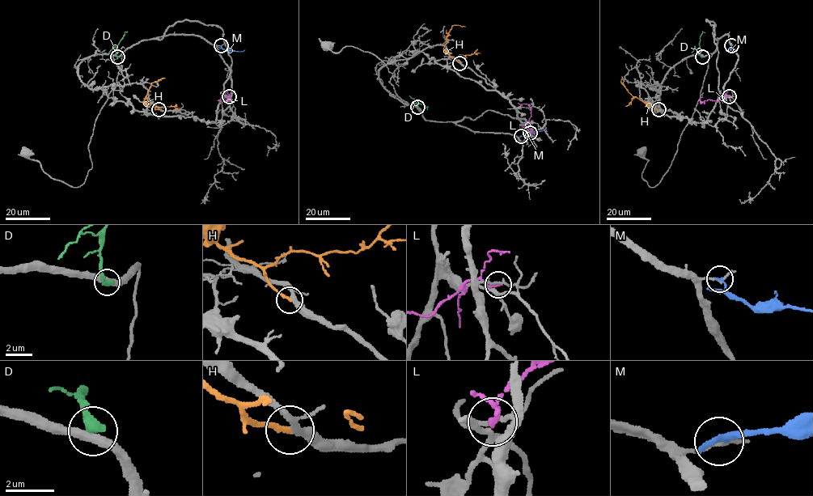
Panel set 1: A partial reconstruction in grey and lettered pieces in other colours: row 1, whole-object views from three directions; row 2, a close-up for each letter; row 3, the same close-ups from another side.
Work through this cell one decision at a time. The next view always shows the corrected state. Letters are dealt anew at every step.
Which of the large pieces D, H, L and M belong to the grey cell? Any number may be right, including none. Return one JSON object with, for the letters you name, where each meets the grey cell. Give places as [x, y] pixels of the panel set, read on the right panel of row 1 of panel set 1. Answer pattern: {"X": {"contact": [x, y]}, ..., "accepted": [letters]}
{"accepted": []}

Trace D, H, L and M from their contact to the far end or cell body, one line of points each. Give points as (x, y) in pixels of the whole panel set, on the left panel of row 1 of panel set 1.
D: (116, 57), (116, 48), (127, 32)
H: (159, 109), (143, 102), (152, 82), (164, 78)
L: (229, 95), (229, 102), (218, 100)
M: (221, 46), (226, 50), (244, 49)

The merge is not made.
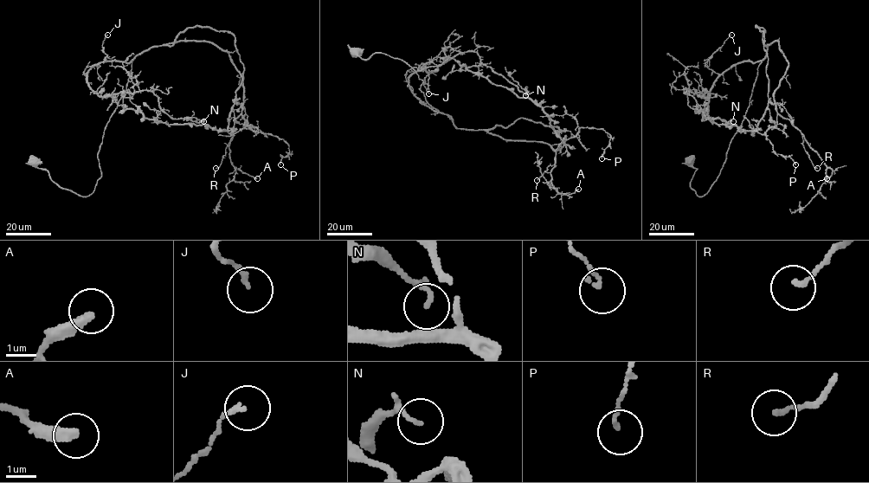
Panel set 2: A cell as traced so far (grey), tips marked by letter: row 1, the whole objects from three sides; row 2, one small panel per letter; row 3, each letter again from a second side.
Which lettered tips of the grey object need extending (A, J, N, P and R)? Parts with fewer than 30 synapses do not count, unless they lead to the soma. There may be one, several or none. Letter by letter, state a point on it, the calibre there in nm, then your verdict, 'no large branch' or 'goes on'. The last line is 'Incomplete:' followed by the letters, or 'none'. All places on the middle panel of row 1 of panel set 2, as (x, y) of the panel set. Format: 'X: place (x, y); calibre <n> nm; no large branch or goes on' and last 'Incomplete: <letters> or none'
A: place (578, 189); calibre 380 nm; no large branch
J: place (428, 93); calibre 140 nm; no large branch
N: place (525, 95); calibre 140 nm; no large branch
P: place (601, 158); calibre 130 nm; no large branch
R: place (537, 180); calibre 160 nm; no large branch
Incomplete: none

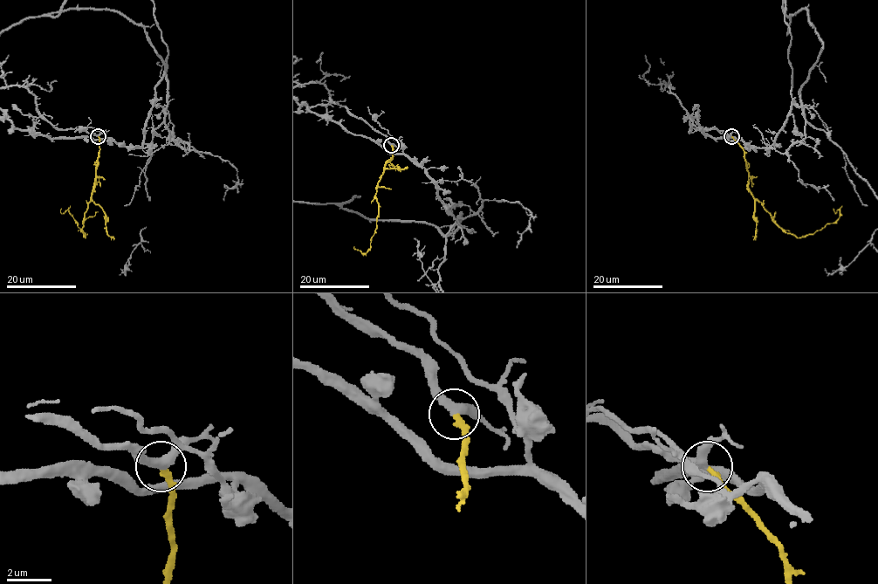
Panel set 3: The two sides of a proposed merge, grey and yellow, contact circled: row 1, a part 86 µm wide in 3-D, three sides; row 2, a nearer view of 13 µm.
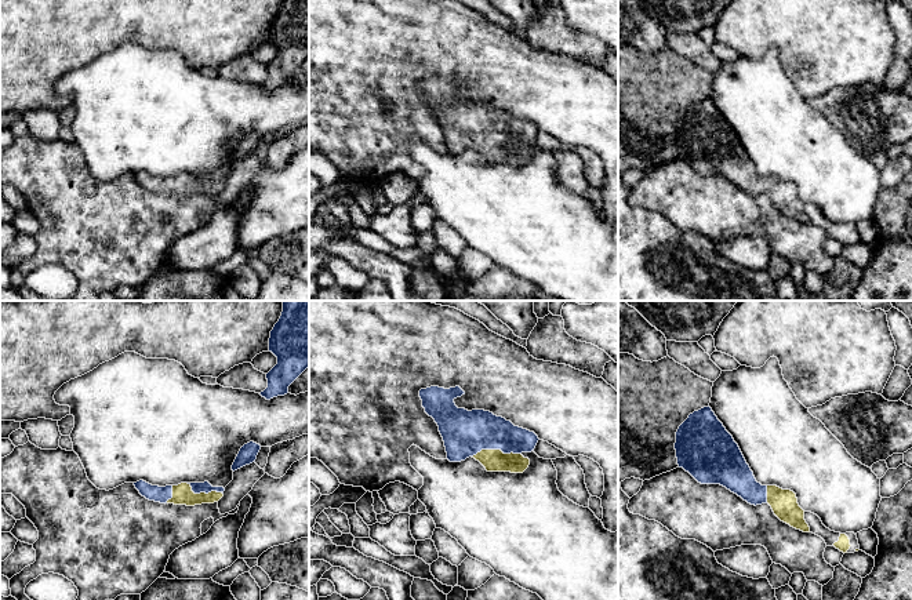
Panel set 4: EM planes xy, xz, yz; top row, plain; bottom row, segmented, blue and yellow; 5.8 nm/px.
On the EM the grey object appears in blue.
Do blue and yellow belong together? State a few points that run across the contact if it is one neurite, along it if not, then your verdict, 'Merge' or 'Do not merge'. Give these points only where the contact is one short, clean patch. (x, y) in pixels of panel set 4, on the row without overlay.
Line: xz (465, 124), (479, 124), (496, 140), (493, 151). Merge

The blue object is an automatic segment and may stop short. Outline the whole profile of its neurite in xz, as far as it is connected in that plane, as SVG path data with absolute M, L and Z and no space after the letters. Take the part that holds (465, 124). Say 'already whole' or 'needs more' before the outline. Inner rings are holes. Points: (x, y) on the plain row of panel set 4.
needs more; M459 77L419 81L425 103L439 117L447 150L461 153L472 148L487 163L523 164L530 150L522 145L534 142L538 127L490 102L458 99L454 91L462 86Z

